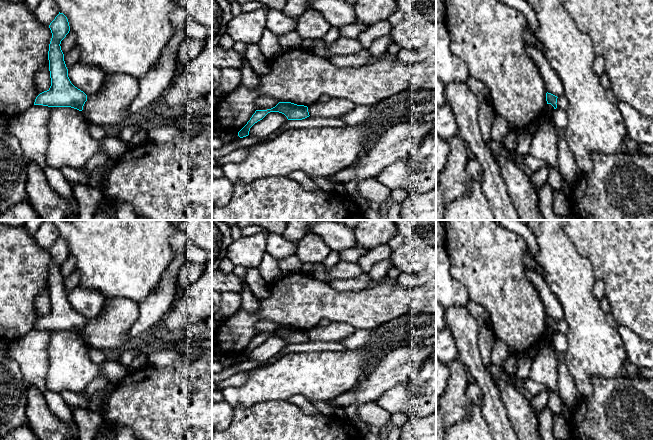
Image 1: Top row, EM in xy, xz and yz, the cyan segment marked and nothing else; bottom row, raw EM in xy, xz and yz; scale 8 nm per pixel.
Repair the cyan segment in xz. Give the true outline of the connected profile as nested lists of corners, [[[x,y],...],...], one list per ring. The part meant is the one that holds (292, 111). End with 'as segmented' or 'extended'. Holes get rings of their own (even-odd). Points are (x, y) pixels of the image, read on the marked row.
[[[279,102],[275,107],[267,110],[256,110],[247,124],[238,132],[240,138],[249,135],[250,128],[262,120],[270,112],[279,112],[284,114],[288,120],[302,120],[309,117],[308,107],[297,105],[291,102]]]; as segmented

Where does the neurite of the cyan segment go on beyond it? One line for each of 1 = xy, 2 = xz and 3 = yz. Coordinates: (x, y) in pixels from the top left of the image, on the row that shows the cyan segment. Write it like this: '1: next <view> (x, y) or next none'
1: next none
2: next none
3: next none

